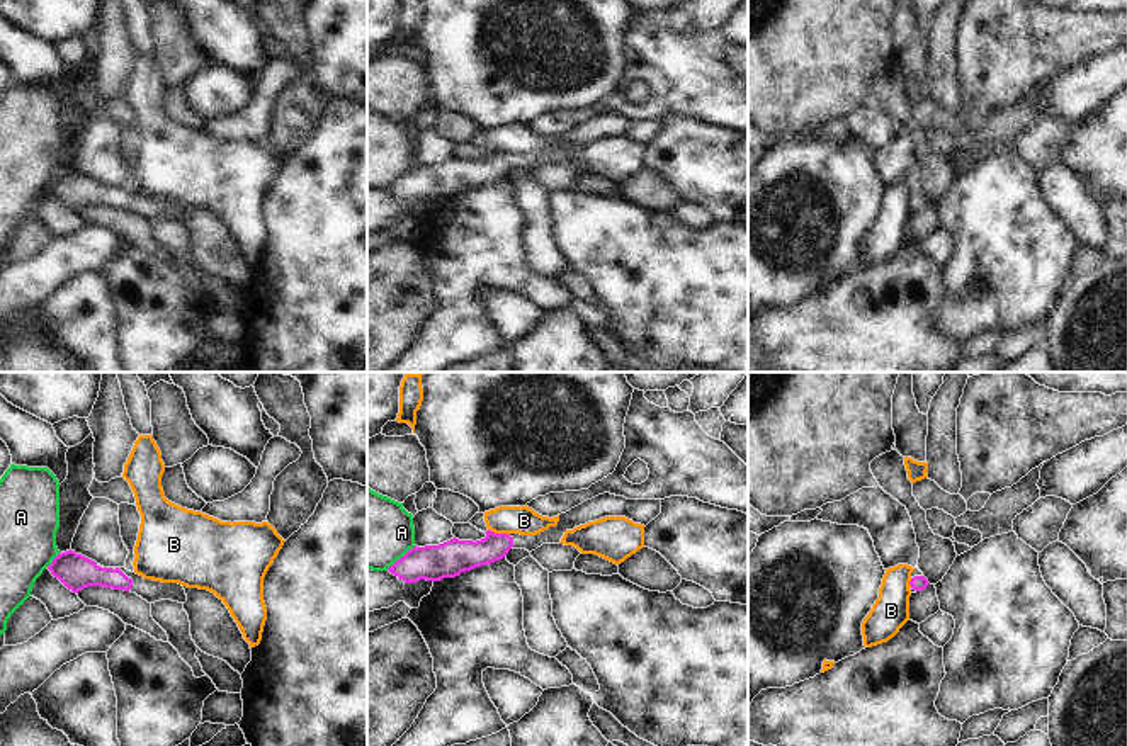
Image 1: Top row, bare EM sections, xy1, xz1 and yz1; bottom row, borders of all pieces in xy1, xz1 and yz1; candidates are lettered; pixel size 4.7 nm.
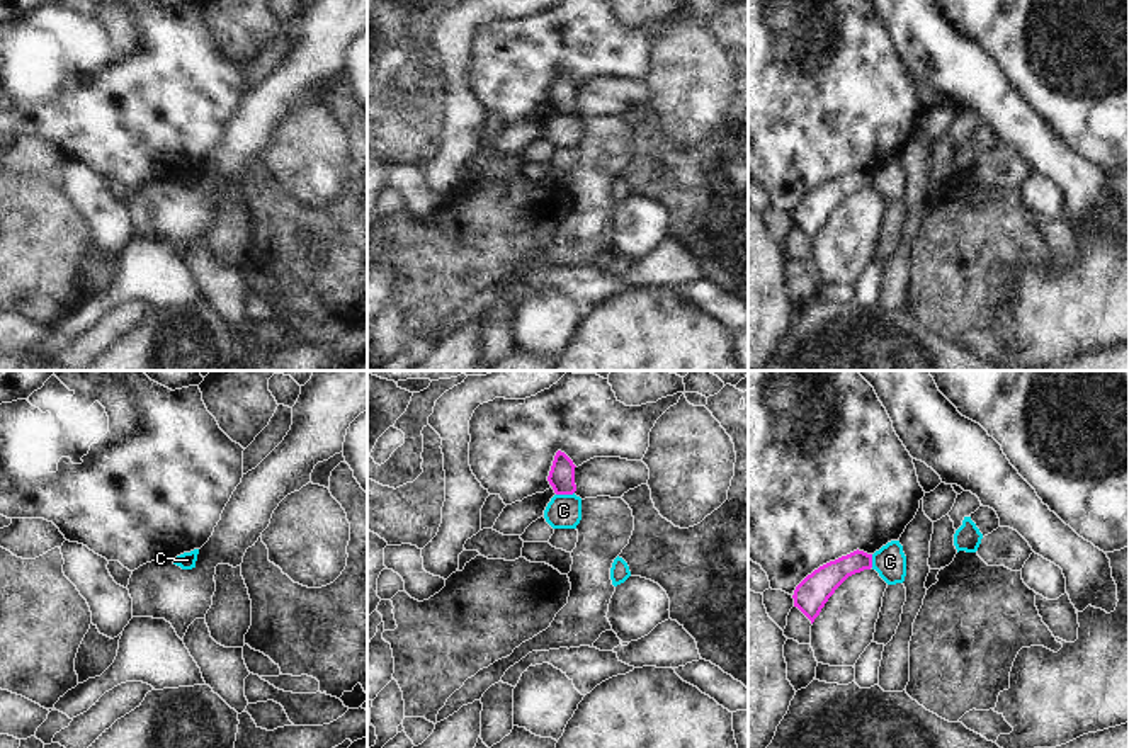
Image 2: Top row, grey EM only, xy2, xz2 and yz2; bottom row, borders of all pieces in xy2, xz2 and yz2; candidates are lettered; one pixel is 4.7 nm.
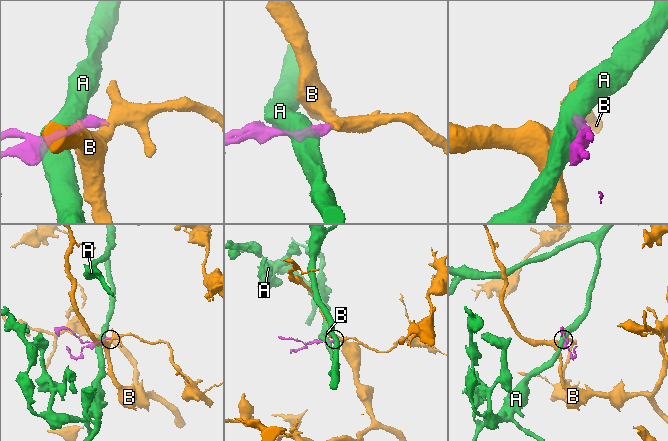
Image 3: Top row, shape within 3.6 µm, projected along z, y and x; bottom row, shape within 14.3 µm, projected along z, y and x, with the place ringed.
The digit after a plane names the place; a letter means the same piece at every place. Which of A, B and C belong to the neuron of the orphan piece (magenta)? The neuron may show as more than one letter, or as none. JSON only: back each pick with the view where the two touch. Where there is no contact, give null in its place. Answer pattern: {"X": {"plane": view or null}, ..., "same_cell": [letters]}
{"same_cell": []}

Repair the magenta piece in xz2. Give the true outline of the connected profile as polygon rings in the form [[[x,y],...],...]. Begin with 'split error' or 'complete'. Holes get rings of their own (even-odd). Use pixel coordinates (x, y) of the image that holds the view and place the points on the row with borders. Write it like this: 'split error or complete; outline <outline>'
complete; outline [[[556,452],[547,476],[547,481],[556,495],[573,495],[576,491],[575,468],[576,466],[564,452]]]

